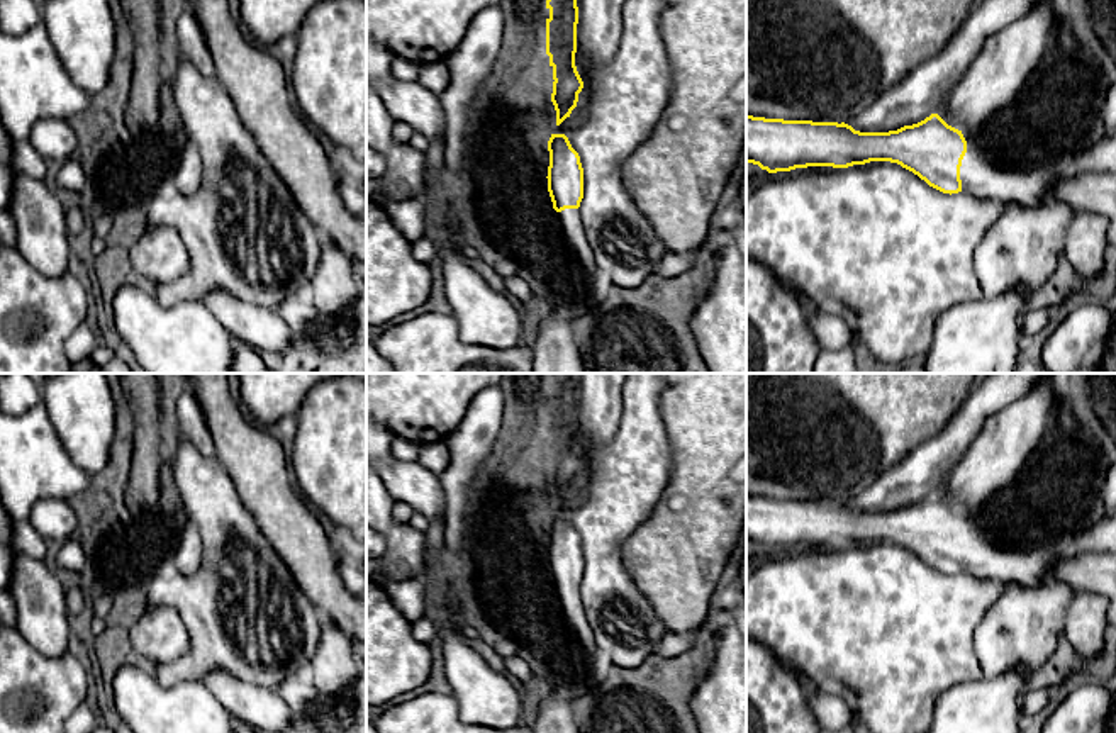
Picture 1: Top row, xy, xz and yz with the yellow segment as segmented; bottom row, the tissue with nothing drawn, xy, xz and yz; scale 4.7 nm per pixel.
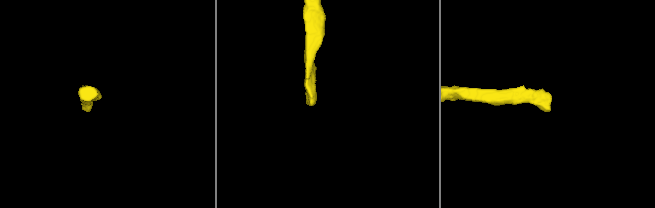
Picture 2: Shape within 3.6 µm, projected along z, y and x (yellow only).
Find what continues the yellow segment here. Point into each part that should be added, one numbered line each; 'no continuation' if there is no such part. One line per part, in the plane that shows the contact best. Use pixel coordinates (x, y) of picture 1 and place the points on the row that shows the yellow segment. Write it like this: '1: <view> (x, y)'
1: yz (982, 175)

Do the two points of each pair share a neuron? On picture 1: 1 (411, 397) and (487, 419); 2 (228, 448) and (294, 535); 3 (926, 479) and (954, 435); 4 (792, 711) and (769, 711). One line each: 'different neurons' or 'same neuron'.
1: different neurons
2: same neuron
3: same neuron
4: same neuron

